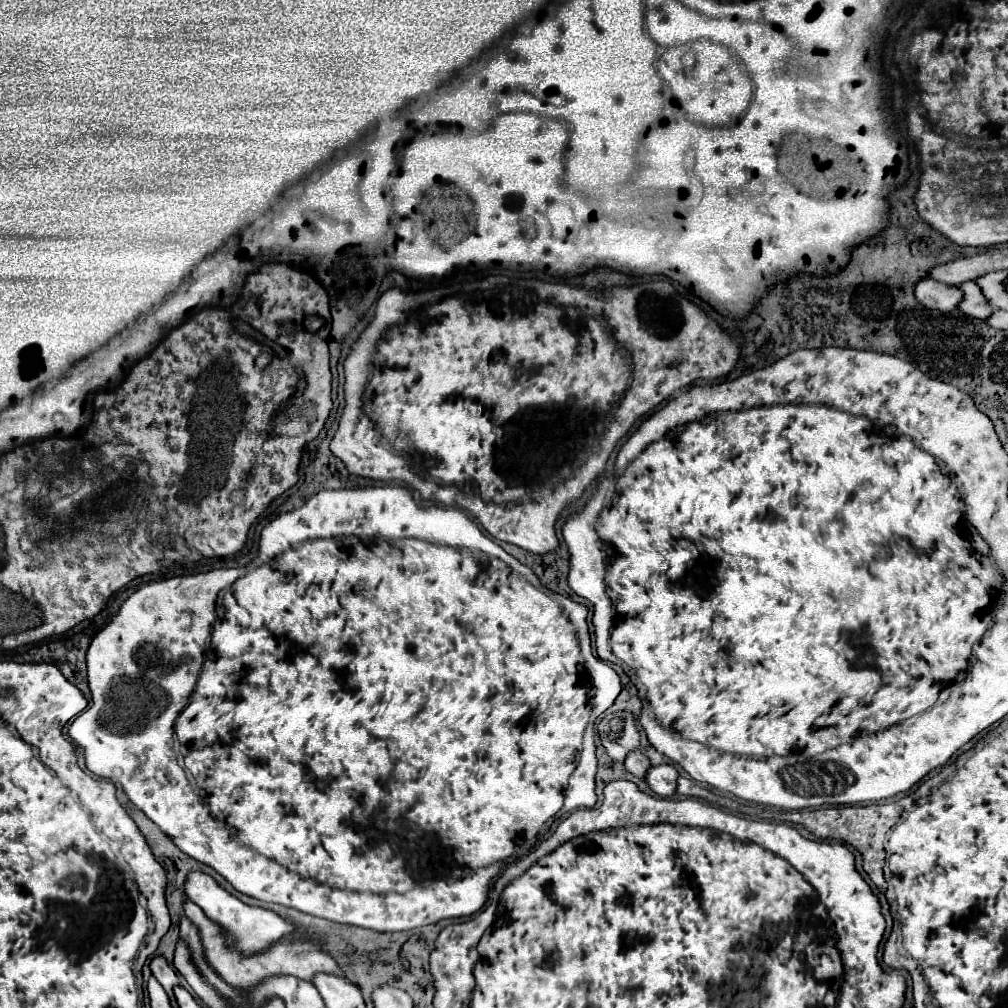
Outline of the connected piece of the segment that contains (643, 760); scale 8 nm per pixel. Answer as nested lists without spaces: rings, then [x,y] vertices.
[[[634,750],[628,754],[628,758],[624,760],[624,766],[630,774],[634,774],[636,778],[646,778],[646,772],[650,768],[650,760],[640,752],[640,750]]]

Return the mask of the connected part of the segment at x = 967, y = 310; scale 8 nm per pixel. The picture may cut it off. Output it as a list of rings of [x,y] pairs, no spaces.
[[[964,282],[960,288],[964,292],[964,300],[960,302],[960,310],[972,318],[986,320],[992,314],[992,306],[988,304],[988,300],[984,300],[980,286],[976,282]]]

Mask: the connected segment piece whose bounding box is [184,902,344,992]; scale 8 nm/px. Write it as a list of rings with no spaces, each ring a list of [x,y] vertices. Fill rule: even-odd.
[[[186,902],[184,904],[184,912],[188,916],[188,920],[200,930],[200,936],[204,940],[204,958],[206,962],[214,968],[214,972],[230,986],[234,986],[236,990],[244,990],[244,992],[250,992],[254,986],[258,986],[260,982],[264,982],[266,978],[270,976],[276,976],[276,974],[292,974],[300,980],[308,980],[312,982],[312,978],[320,972],[326,972],[326,974],[336,974],[336,976],[344,976],[344,972],[340,970],[340,964],[330,956],[330,954],[324,954],[320,952],[318,948],[310,946],[308,942],[290,942],[290,940],[282,940],[278,942],[276,946],[272,946],[270,950],[266,950],[264,954],[254,954],[254,956],[242,956],[240,952],[236,950],[230,950],[226,944],[224,944],[224,938],[222,938],[222,932],[218,928],[216,922],[212,922],[210,918],[204,916],[204,912],[200,910],[200,906],[196,906],[194,902]],[[286,970],[302,970],[302,972],[286,972]]]

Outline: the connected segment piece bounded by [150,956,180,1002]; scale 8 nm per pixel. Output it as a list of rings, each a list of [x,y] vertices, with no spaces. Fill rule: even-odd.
[[[156,956],[152,962],[150,962],[150,970],[154,974],[154,978],[162,984],[162,988],[166,990],[166,994],[170,996],[170,1002],[174,1002],[174,986],[180,984],[180,974],[162,958],[162,956]]]

